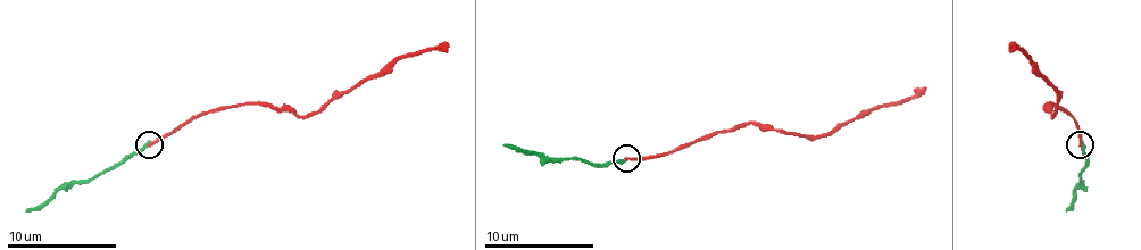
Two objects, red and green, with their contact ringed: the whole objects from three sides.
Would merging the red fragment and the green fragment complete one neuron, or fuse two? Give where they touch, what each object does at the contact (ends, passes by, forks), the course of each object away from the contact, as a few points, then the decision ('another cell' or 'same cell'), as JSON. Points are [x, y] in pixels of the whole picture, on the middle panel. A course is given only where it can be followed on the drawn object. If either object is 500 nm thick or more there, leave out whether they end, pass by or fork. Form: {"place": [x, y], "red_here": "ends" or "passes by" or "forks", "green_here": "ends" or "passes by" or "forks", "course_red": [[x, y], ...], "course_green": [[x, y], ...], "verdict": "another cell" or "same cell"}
{"place": [626, 158], "red_here": "ends", "green_here": "ends", "course_red": [[625, 159], [652, 159], [748, 124], [767, 124], [775, 132], [830, 134], [879, 105], [914, 99], [925, 88]], "course_green": [[625, 159], [592, 164], [541, 159], [502, 146]], "verdict": "another cell"}

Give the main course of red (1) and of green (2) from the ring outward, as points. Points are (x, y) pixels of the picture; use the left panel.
1: (148, 146), (232, 105), (319, 113), (401, 58), (448, 42)
2: (148, 146), (85, 181), (64, 183), (44, 202), (25, 210)

